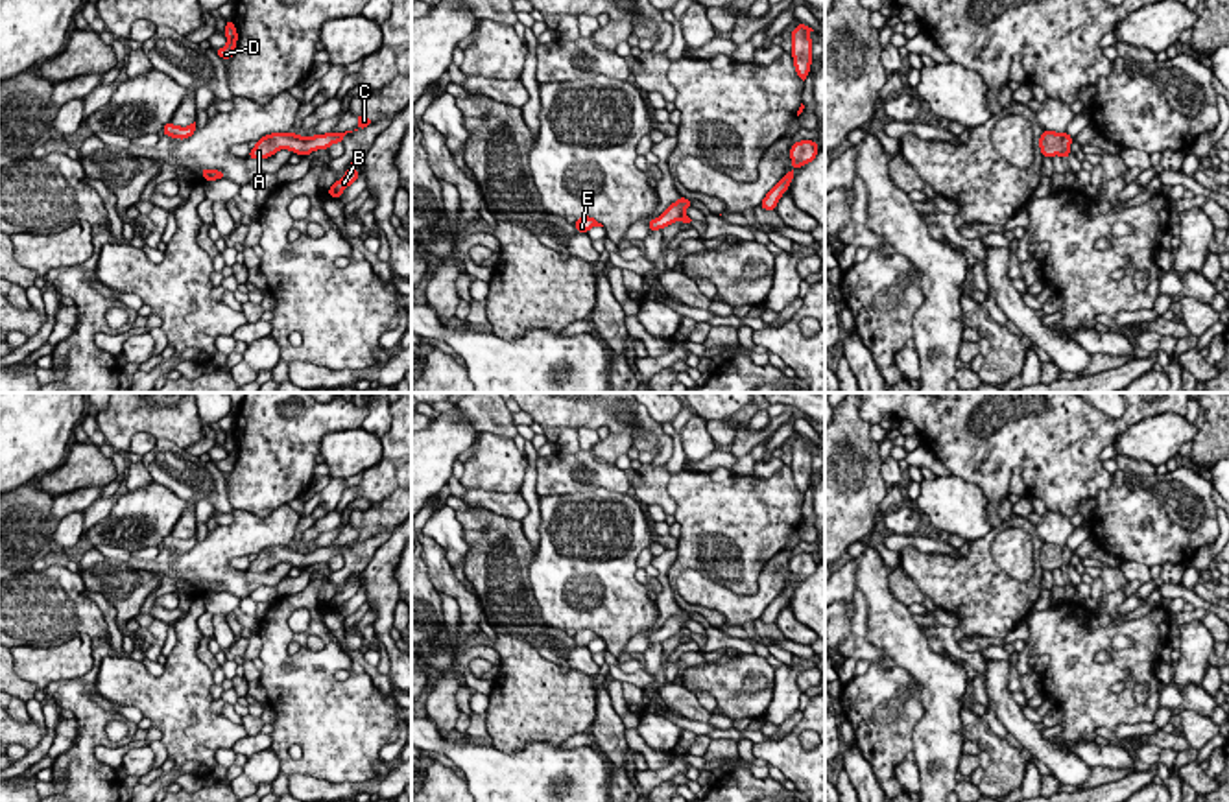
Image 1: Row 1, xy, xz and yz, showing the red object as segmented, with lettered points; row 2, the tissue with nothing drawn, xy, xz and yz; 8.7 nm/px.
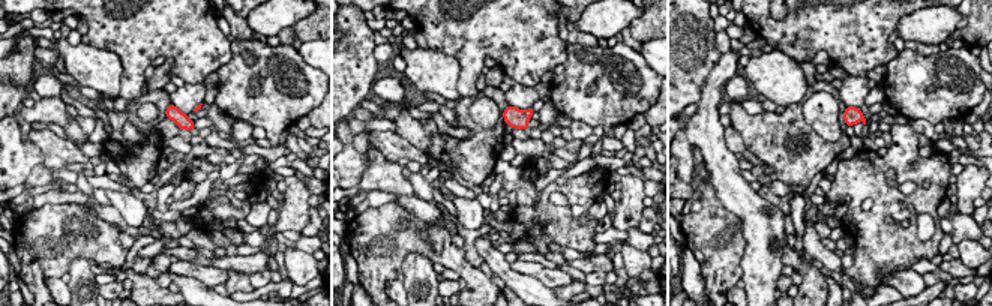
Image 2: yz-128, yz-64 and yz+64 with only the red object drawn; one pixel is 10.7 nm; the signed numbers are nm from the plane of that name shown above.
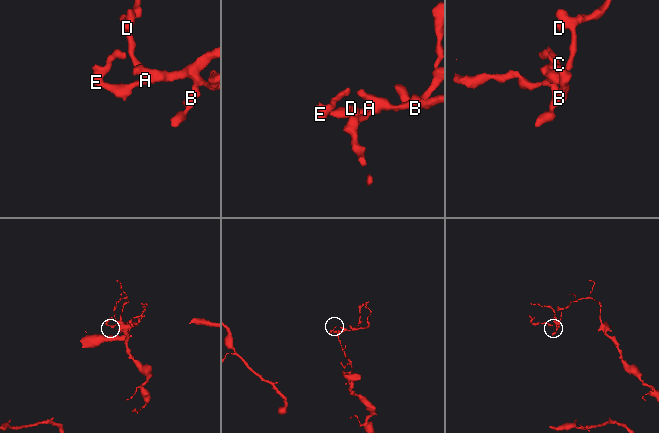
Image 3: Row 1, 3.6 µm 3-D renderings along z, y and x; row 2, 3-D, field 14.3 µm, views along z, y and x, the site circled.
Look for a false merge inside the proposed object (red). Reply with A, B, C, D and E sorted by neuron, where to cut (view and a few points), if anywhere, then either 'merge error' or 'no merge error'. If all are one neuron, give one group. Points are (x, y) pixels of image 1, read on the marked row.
groups A B C E / D; cut yz (1063, 135), (1063, 150), (1060, 153); merge error

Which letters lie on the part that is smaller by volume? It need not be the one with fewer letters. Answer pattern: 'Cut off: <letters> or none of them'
Cut off: A, B, C, E

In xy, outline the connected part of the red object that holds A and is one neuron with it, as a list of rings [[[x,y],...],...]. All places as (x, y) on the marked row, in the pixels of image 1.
[[[352,131],[345,133],[325,133],[325,135],[314,135],[314,136],[301,136],[297,133],[269,133],[257,140],[257,146],[251,147],[249,159],[262,160],[271,155],[275,155],[279,149],[290,149],[297,155],[310,155],[317,149],[328,149],[332,144],[340,142],[343,144],[343,136]]]

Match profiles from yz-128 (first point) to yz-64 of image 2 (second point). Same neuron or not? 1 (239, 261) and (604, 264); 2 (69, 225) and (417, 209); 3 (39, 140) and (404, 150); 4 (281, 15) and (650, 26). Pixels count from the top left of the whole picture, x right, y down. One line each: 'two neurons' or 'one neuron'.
1: one neuron
2: two neurons
3: one neuron
4: two neurons

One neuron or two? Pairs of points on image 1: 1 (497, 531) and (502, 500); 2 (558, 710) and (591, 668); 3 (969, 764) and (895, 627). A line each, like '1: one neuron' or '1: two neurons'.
1: two neurons
2: two neurons
3: two neurons

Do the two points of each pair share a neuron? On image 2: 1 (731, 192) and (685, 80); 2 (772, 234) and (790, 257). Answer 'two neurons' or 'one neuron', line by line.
1: two neurons
2: two neurons

